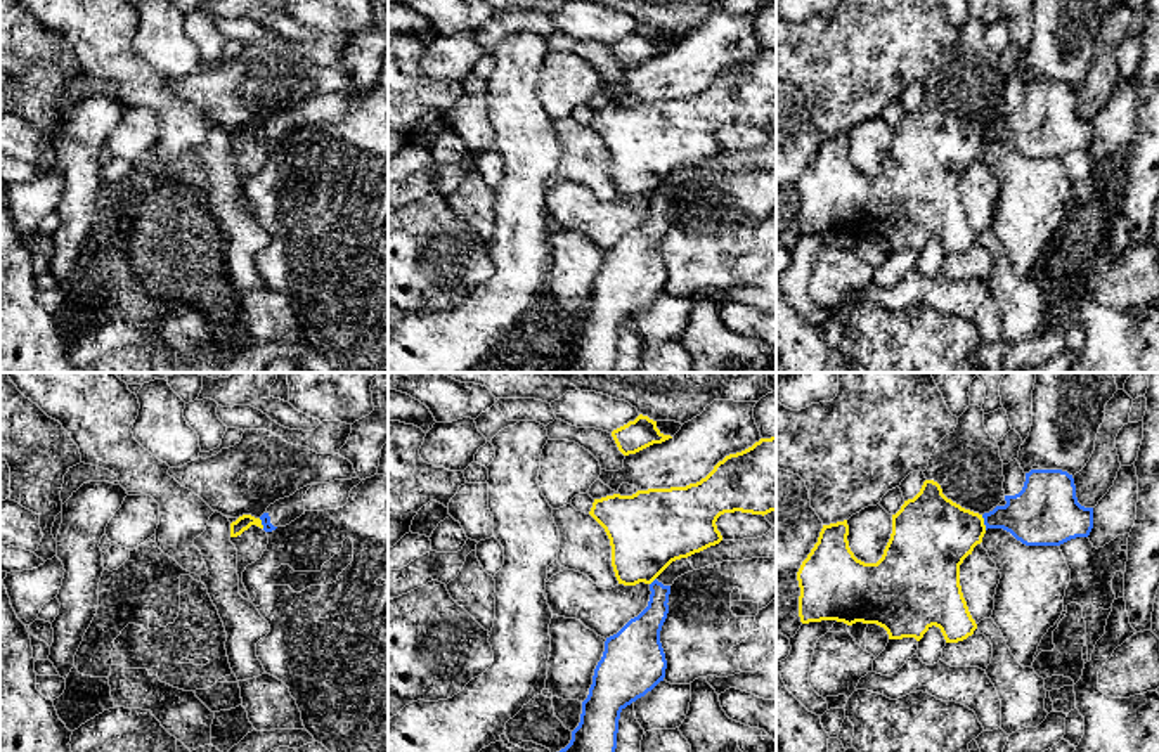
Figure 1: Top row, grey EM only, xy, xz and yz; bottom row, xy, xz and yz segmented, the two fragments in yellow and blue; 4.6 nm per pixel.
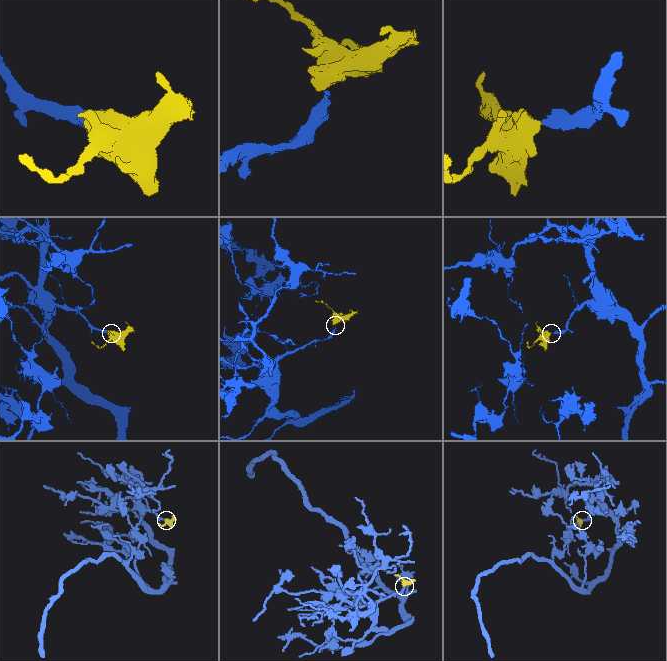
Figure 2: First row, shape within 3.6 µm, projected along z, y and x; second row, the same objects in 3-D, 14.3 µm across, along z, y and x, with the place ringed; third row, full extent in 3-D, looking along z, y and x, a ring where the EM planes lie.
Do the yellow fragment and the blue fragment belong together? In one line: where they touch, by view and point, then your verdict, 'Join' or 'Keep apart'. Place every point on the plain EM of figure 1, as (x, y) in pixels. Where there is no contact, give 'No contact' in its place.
Touches yellow at yz (983, 134). Keep apart

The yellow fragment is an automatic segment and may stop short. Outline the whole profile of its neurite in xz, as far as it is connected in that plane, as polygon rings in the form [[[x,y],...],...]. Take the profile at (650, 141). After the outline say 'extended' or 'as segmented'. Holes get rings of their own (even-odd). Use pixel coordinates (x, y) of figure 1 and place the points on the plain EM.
[[[776,49],[726,68],[696,95],[638,102],[632,107],[594,111],[589,126],[605,140],[618,196],[651,196],[672,173],[688,170],[722,152],[717,130],[724,125],[767,126],[776,123]]] | as segmented

